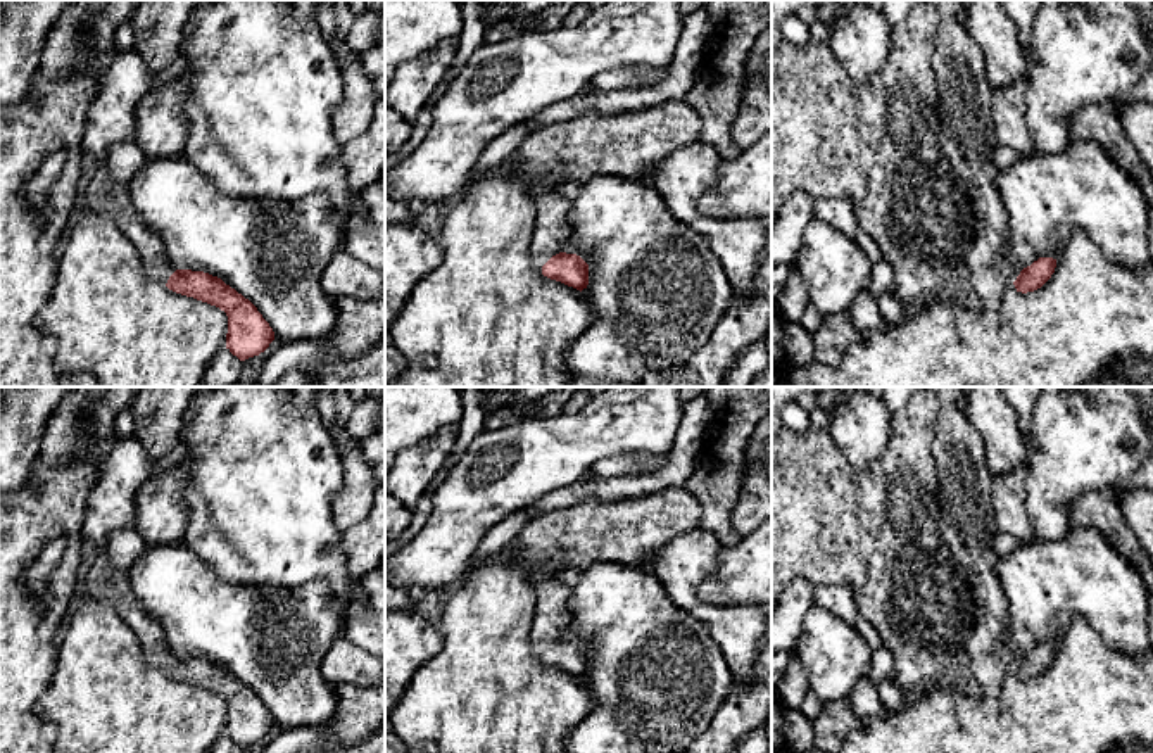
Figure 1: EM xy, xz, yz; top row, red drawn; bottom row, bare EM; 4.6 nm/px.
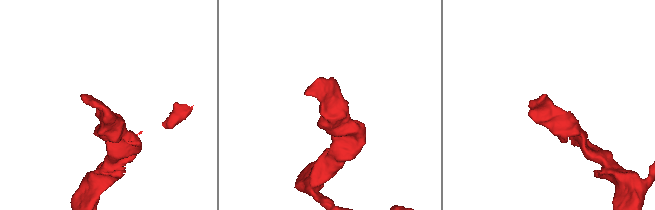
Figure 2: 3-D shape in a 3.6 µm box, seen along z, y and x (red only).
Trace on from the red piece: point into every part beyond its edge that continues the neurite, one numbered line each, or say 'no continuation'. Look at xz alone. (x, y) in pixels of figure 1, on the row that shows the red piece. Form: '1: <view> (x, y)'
1: xz (553, 227)

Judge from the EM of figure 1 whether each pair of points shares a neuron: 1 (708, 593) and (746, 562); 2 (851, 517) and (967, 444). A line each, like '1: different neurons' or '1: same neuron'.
1: same neuron
2: different neurons

